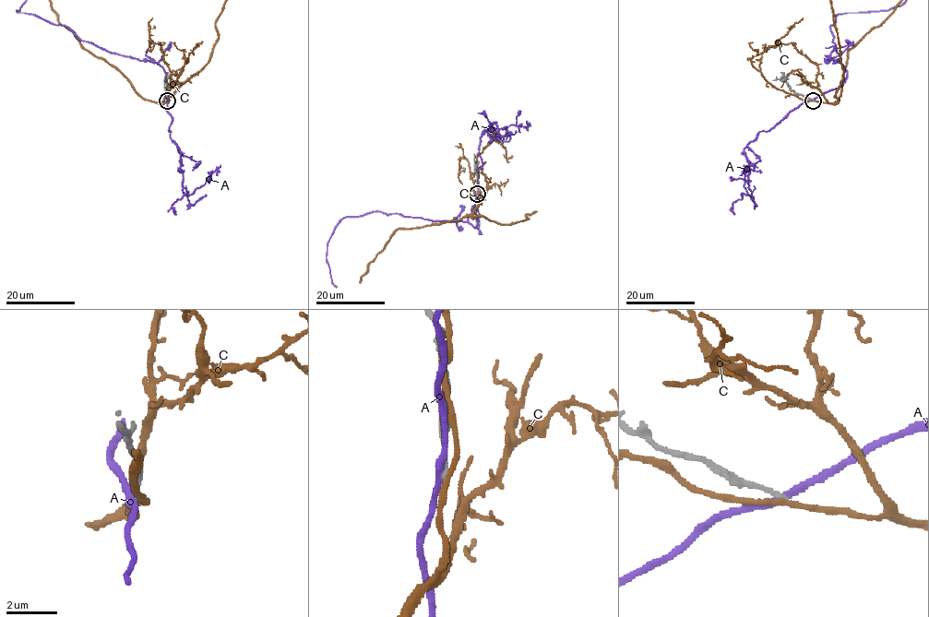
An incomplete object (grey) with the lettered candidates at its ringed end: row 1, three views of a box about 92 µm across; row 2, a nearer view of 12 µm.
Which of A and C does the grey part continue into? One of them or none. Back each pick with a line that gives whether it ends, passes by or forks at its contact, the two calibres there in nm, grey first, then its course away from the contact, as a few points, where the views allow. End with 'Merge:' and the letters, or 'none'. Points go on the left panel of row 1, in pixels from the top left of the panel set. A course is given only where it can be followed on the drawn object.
Merge: none

